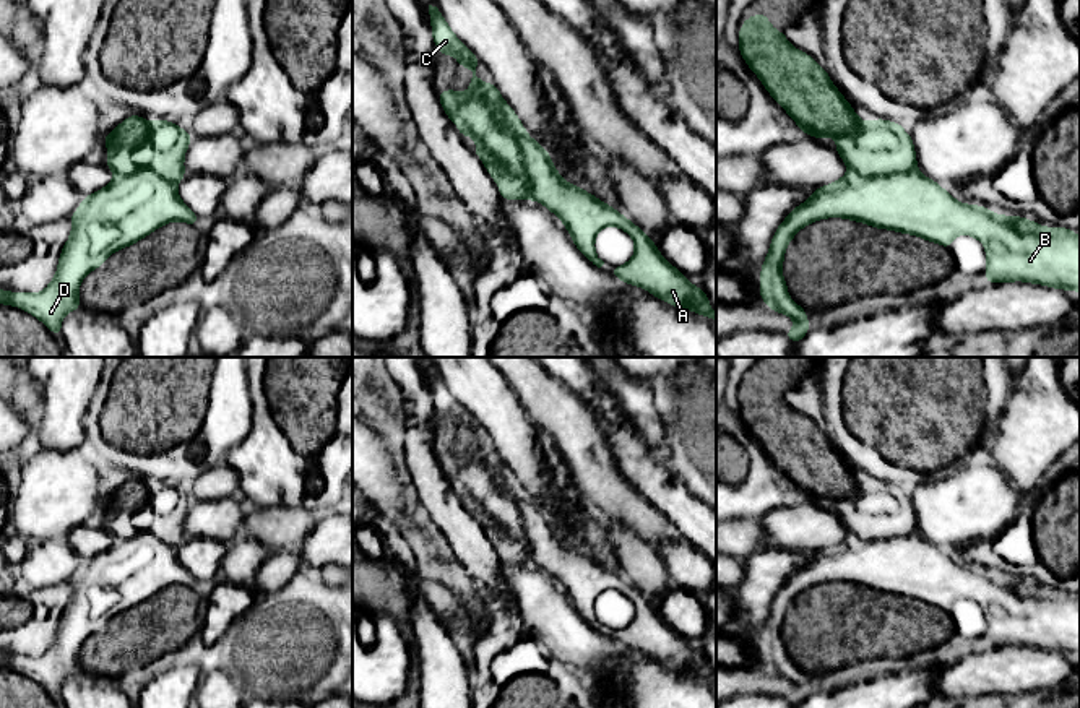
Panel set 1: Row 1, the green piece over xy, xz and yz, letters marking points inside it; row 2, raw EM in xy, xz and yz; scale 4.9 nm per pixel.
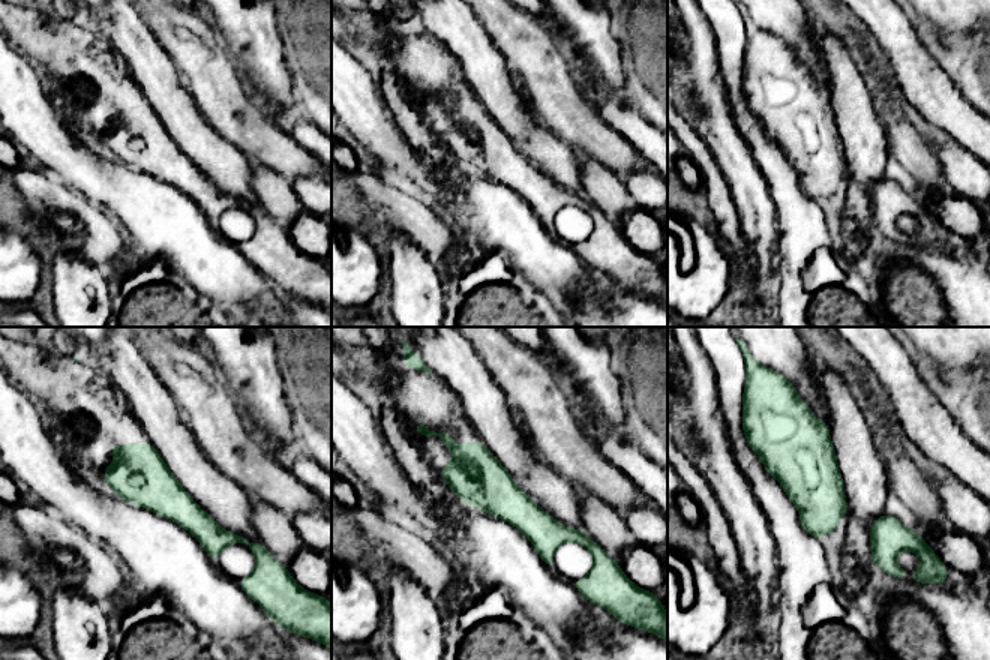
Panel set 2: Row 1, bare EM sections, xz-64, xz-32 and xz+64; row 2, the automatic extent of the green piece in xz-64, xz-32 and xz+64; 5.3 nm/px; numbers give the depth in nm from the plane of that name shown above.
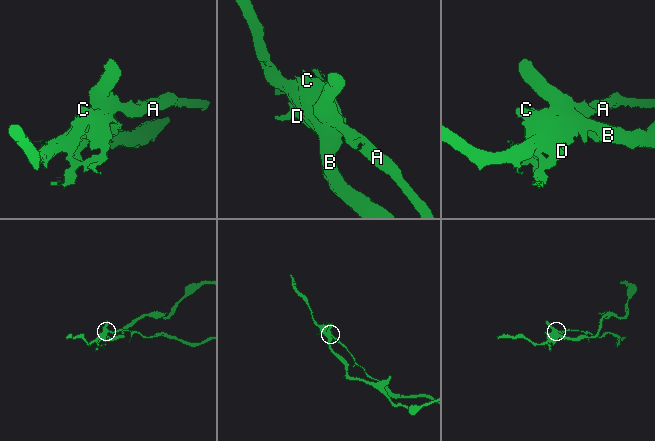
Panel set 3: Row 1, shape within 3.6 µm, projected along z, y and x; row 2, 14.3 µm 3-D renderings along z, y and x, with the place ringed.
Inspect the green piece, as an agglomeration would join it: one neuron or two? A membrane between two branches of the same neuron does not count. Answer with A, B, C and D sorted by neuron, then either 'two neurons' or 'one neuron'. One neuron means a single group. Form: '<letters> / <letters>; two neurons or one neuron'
A / B C D; two neurons

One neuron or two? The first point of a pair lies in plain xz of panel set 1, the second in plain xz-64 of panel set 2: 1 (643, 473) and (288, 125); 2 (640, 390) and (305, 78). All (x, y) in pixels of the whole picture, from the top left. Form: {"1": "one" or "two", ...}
{"1": "one", "2": "two"}

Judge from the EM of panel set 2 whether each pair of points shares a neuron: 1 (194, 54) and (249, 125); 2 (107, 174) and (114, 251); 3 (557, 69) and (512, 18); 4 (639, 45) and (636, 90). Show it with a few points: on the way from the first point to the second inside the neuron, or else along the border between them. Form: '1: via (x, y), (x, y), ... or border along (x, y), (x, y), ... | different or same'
1: via (209, 72), (218, 89), (236, 107) | same
2: border along (123, 230), (131, 245) | different
3: via (545, 57), (518, 30) | same
4: via (639, 56), (639, 80) | same

